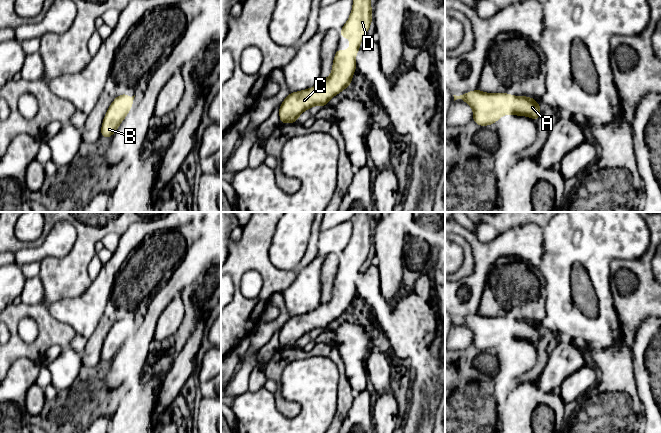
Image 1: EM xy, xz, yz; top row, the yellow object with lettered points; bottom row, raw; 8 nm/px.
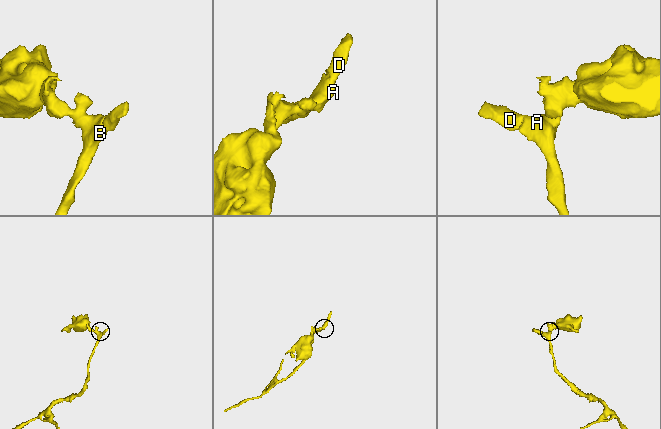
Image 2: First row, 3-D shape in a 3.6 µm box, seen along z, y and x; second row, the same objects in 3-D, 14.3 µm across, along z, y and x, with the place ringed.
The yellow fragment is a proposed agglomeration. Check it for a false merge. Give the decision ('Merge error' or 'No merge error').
No merge error

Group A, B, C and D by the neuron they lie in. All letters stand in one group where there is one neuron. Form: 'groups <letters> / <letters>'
groups A B C D

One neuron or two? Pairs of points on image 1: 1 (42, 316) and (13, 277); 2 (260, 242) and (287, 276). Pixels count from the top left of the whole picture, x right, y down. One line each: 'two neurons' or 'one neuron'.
1: two neurons
2: one neuron

